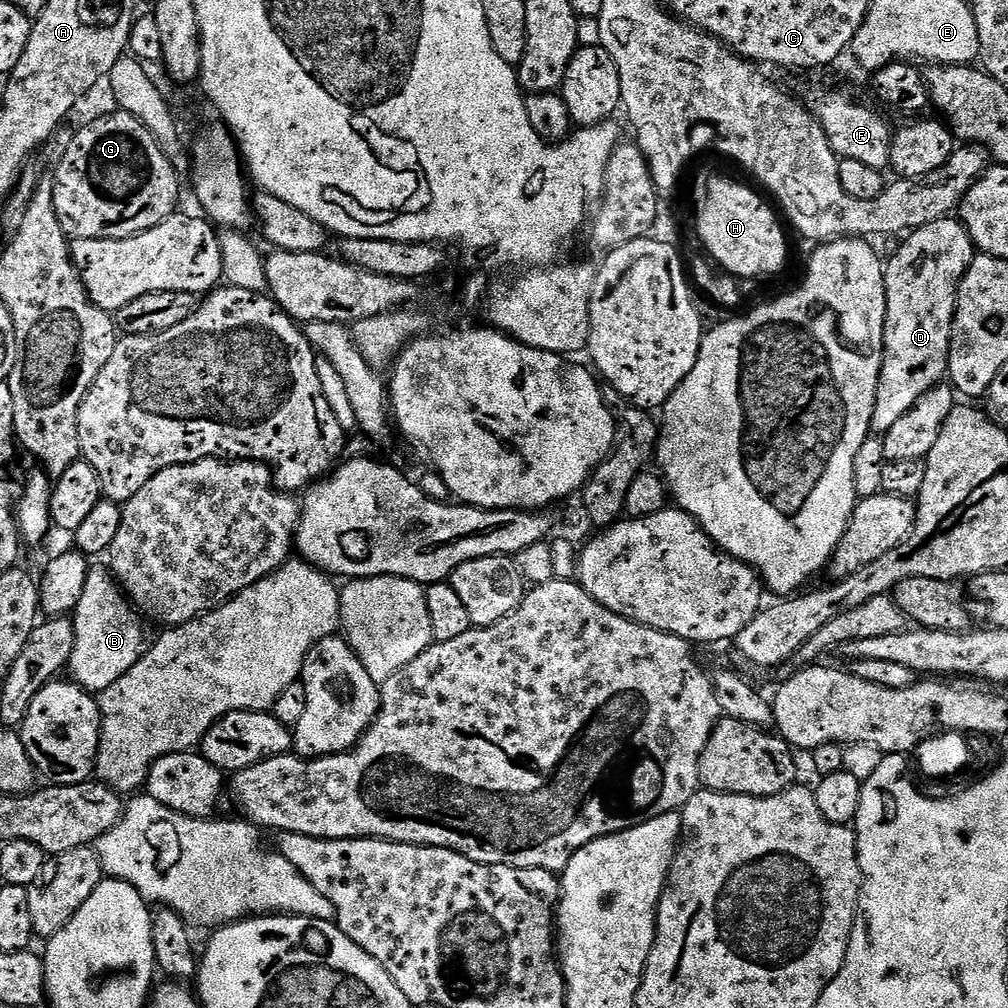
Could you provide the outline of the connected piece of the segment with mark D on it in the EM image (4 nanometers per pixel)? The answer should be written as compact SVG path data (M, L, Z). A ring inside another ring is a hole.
M956 218L930 222L926 226L916 229L914 232L907 233L906 239L908 239L908 241L906 241L892 257L887 257L884 266L884 289L886 290L884 357L882 358L882 366L880 367L878 390L876 391L874 414L872 415L872 432L876 434L893 431L893 429L896 428L898 418L902 418L902 414L906 414L906 410L910 410L910 406L914 406L914 402L918 402L918 398L922 398L922 394L926 394L926 390L930 390L933 386L941 383L941 381L947 377L948 355L950 354L950 342L952 341L952 323L954 322L954 314L956 313L956 295L960 289L960 280L966 274L966 270L972 265L972 257L974 255L974 245L970 238L970 234L964 229L964 225L960 223L959 219Z

